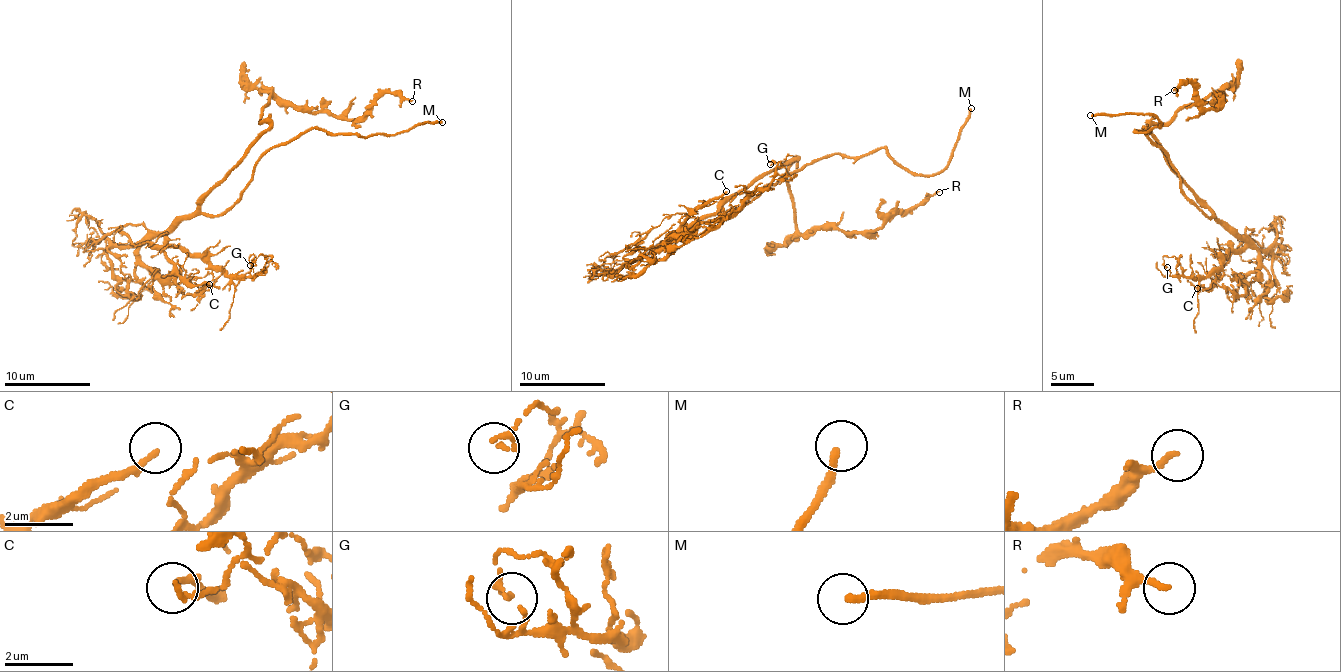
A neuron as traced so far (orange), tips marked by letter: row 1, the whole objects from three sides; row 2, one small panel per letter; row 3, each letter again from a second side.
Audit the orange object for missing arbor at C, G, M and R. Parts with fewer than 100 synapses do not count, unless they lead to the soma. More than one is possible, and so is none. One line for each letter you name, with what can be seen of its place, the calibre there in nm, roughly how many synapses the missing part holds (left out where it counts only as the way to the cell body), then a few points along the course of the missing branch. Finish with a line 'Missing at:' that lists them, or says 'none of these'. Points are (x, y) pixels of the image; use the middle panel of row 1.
M: place (971, 108); calibre 220 nm
Missing at: M

